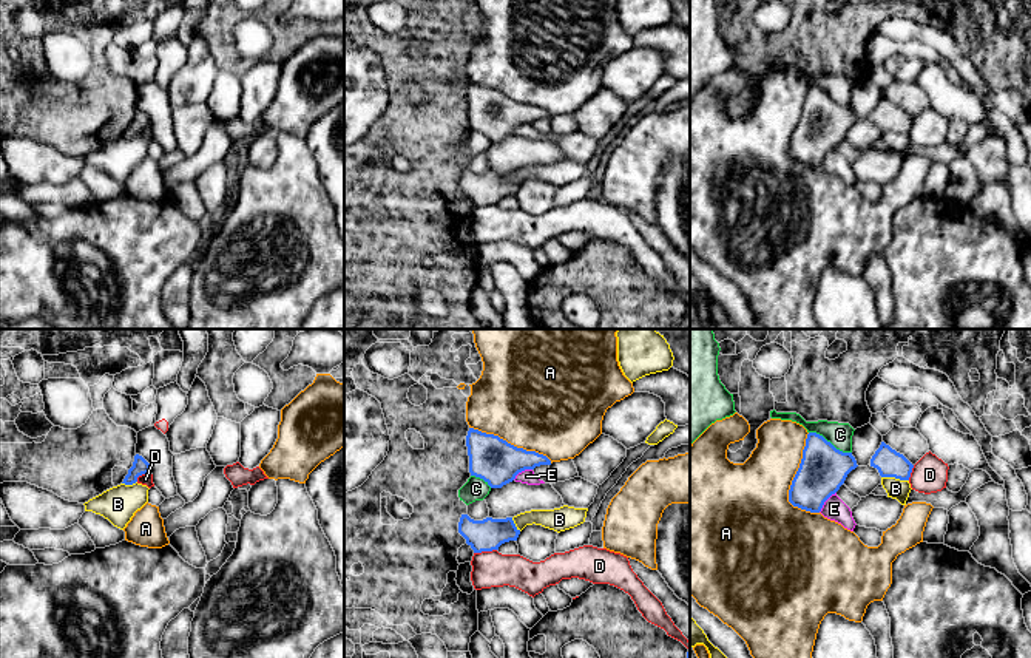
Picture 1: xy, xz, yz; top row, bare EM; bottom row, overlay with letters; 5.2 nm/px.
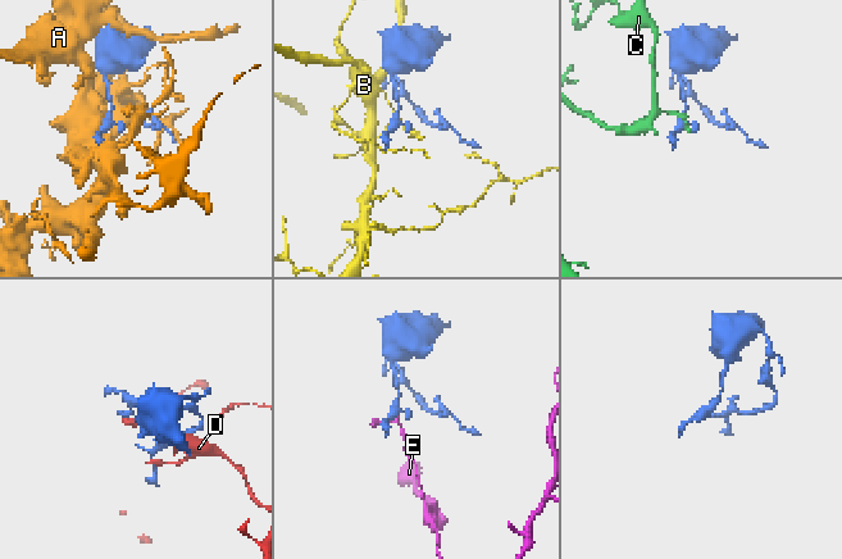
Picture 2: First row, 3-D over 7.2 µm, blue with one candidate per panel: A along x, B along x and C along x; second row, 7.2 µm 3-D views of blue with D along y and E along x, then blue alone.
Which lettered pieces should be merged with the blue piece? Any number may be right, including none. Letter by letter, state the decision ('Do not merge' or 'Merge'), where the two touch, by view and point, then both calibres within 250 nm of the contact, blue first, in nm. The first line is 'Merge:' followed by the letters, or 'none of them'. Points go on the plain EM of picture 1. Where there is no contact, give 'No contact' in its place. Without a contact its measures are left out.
Merge: none of them
A: Do not merge. Touches blue at yz (792, 136). Thickness 240 nm (blue) against 420 nm
B: Do not merge. Touches blue at yz (895, 132). Thickness 140 nm (blue) against 110 nm
C: Do not merge. Touches blue at yz (829, 96). Thickness 240 nm (blue) against 130 nm
D: Do not merge. Touches blue at xz (485, 204). Thickness 170 nm (blue) against 190 nm
E: Do not merge. Touches blue at yz (824, 155). Thickness 240 nm (blue) against 120 nm

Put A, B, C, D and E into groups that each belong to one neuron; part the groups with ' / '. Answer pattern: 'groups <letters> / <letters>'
groups A / B / C / D / E

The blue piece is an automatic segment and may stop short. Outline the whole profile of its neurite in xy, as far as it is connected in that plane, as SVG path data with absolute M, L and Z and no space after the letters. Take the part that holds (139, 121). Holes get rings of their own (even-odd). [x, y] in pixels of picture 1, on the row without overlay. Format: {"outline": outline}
{"outline": "M139 108L134 110L133 120L128 124L123 136L125 139L133 139L137 136L137 131L142 128L151 127L150 117Z"}

